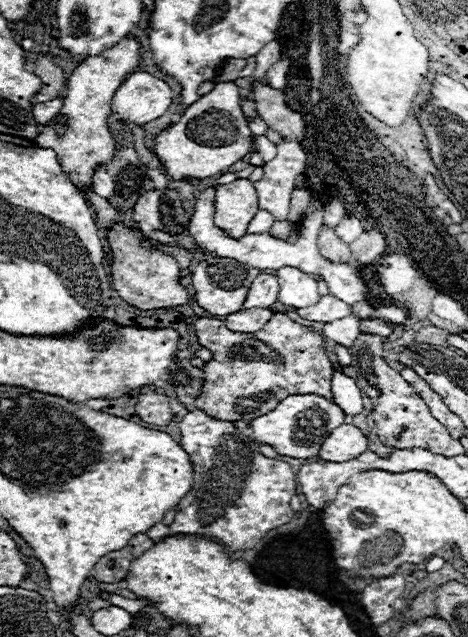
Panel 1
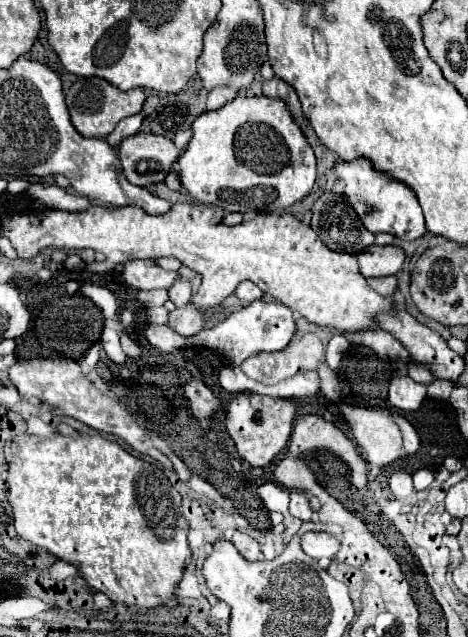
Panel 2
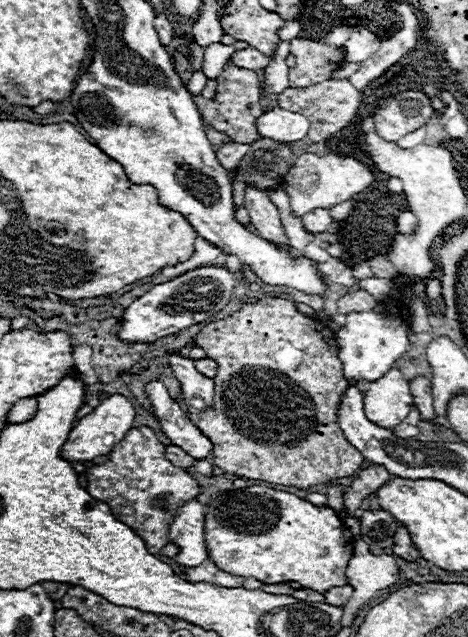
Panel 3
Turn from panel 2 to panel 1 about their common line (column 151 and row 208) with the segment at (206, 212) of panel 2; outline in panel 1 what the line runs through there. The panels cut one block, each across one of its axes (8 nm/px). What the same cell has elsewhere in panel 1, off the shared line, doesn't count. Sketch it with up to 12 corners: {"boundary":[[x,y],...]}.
{"boundary":[[240,178],[216,188],[214,224],[240,238],[258,194]]}

